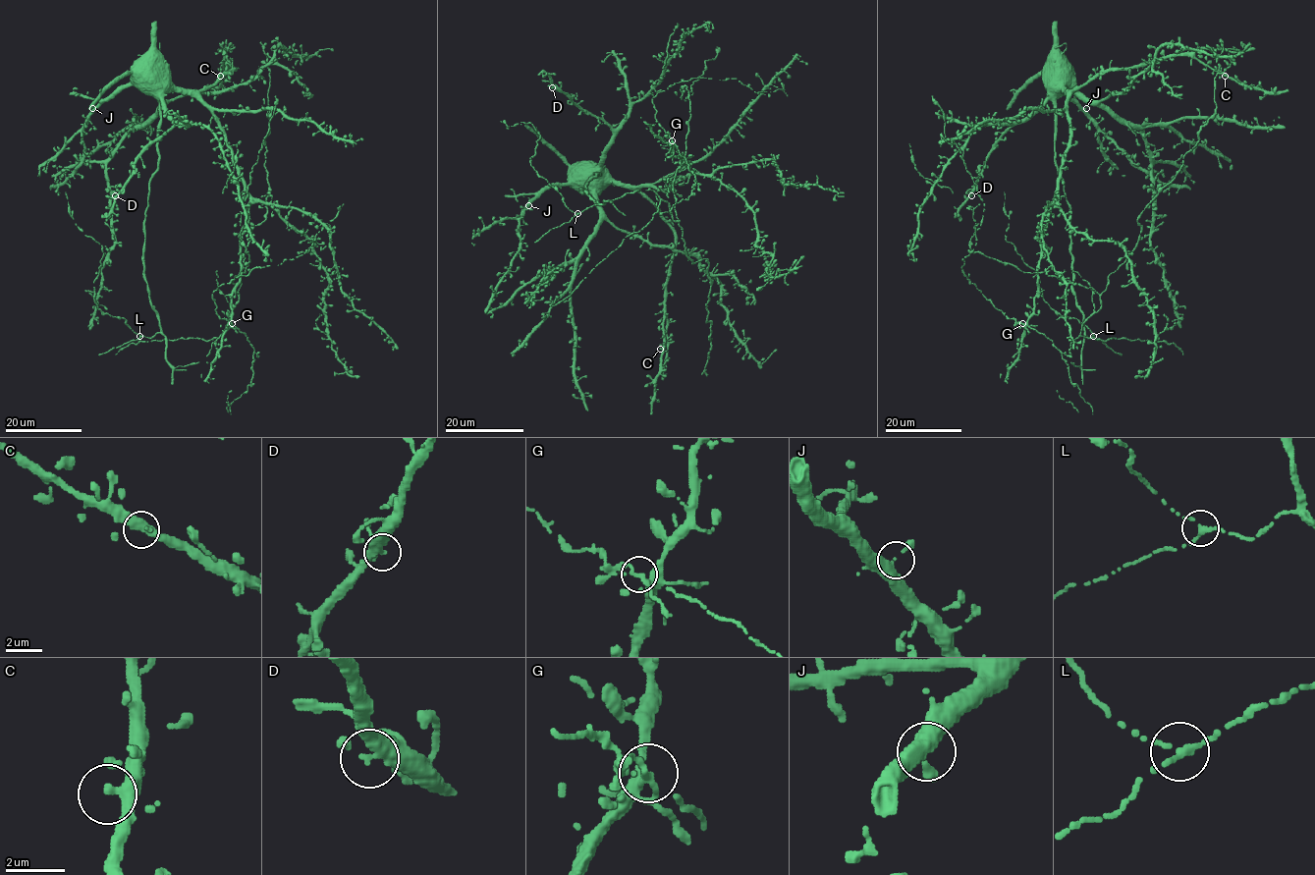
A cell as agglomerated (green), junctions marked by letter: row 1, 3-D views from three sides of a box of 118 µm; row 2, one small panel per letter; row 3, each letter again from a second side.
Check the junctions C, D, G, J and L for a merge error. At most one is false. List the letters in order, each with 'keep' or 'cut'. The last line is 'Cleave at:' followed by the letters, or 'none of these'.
C: keep
D: keep
G: cut
J: keep
L: keep
Cleave at: G

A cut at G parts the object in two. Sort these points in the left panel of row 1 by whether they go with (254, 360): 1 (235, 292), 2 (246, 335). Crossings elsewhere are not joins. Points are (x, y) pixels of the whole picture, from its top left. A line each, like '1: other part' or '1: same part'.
1: other part
2: same part

